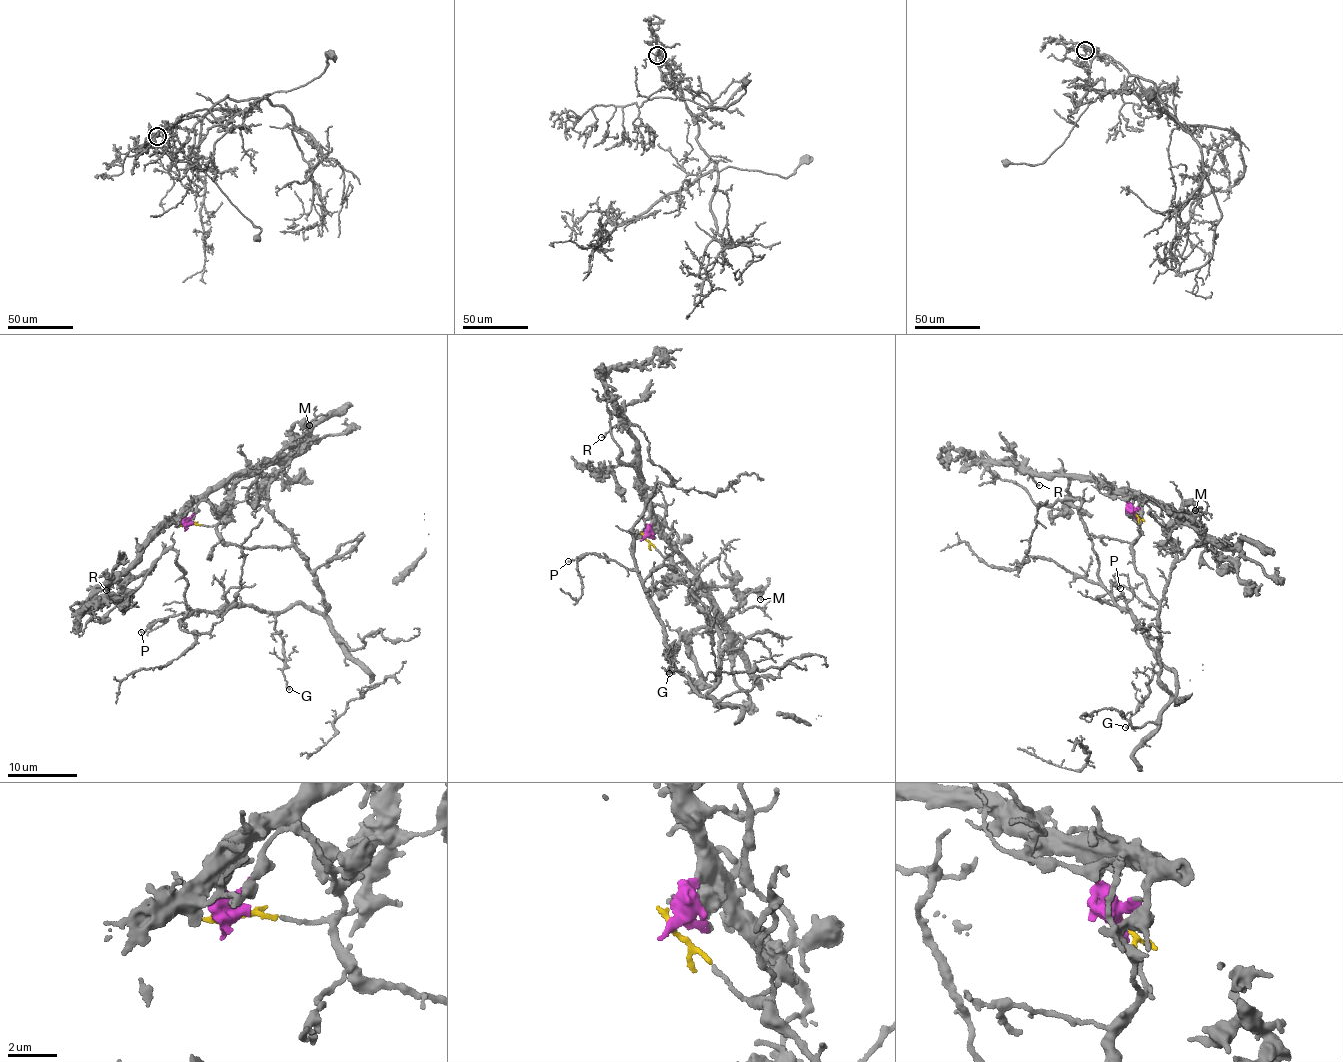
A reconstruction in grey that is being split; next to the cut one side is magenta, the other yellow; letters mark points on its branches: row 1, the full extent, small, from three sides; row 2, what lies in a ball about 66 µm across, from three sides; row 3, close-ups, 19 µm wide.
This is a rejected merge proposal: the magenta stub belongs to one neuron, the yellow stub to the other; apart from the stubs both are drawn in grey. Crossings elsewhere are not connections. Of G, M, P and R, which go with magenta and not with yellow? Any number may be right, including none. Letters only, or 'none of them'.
M, R

